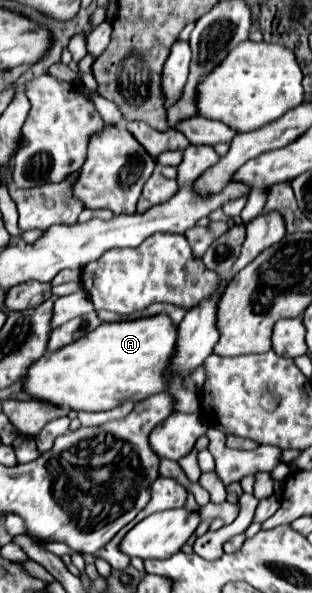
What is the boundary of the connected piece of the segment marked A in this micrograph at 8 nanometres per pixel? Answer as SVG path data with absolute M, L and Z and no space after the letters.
M152 316L130 322L100 324L96 330L88 332L80 340L54 350L50 356L40 356L28 366L28 372L22 380L22 390L32 400L44 400L46 404L56 404L58 408L68 406L76 412L100 412L120 406L124 400L140 402L152 394L158 394L166 388L164 368L176 344L176 326L168 316Z

